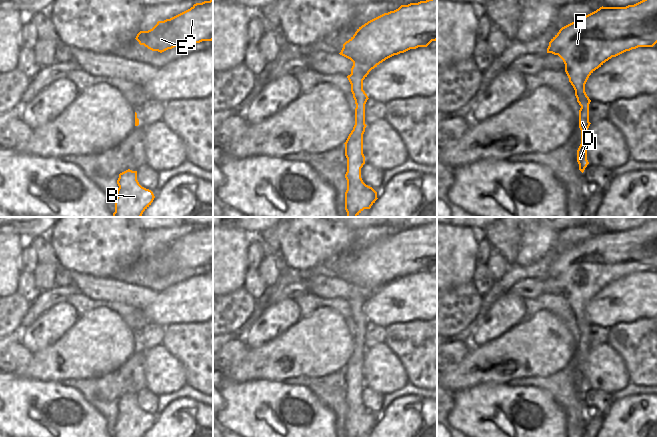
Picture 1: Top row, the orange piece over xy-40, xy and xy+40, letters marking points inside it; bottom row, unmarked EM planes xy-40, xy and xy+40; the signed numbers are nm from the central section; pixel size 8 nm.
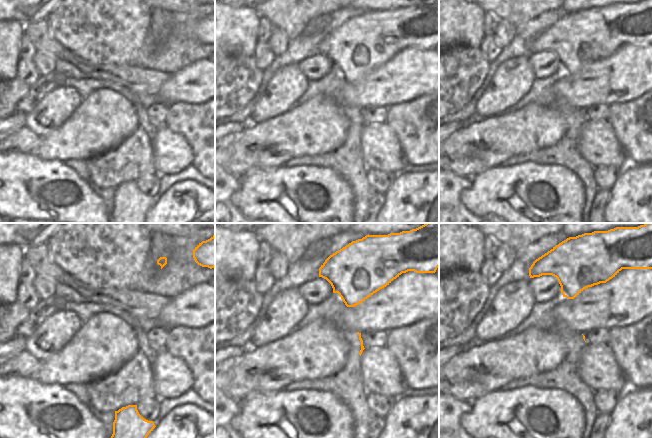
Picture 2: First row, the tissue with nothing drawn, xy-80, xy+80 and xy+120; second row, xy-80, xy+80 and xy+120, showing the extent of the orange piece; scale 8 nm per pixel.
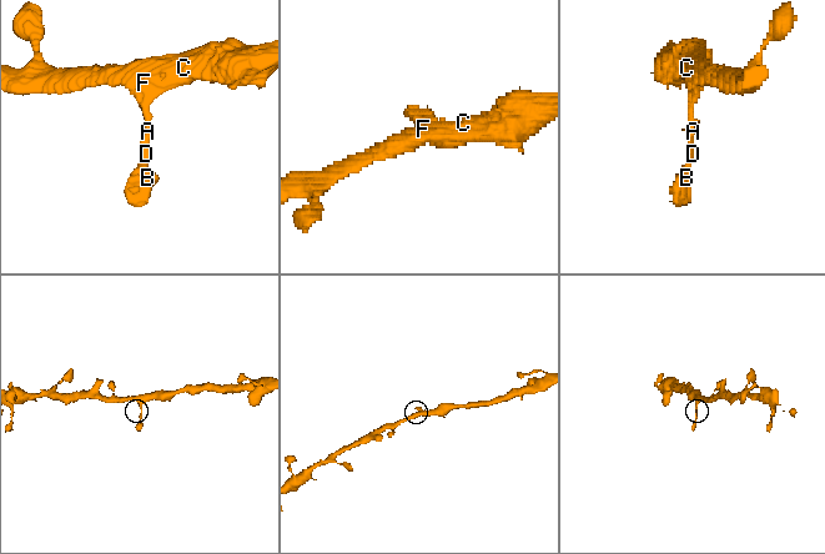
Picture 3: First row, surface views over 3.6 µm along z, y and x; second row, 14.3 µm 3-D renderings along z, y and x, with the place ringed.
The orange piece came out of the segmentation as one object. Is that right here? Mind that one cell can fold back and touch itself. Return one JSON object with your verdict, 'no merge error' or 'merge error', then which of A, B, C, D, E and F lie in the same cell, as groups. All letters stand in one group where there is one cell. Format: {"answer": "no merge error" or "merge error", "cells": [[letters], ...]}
{"answer": "no merge error", "cells": [["A", "B", "C", "D", "E", "F"]]}

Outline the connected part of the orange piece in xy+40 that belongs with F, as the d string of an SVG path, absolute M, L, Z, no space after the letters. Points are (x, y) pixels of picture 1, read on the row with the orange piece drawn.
M642 0L634 5L626 7L600 7L596 11L562 27L551 39L547 48L547 53L558 55L565 64L565 72L569 82L575 90L577 102L581 106L579 110L579 128L581 130L581 144L577 150L577 162L579 170L583 173L587 165L587 130L589 122L589 104L591 100L585 92L585 84L589 76L606 61L616 57L626 51L638 47L653 47L657 43L657 0Z

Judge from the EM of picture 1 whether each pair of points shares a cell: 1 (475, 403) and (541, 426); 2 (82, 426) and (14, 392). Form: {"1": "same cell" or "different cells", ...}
{"1": "same cell", "2": "same cell"}

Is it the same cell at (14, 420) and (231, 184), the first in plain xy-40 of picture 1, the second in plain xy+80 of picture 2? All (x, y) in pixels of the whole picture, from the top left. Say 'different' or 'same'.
different

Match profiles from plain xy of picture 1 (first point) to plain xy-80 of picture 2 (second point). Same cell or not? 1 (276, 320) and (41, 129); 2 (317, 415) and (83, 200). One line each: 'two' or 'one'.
1: one
2: one

